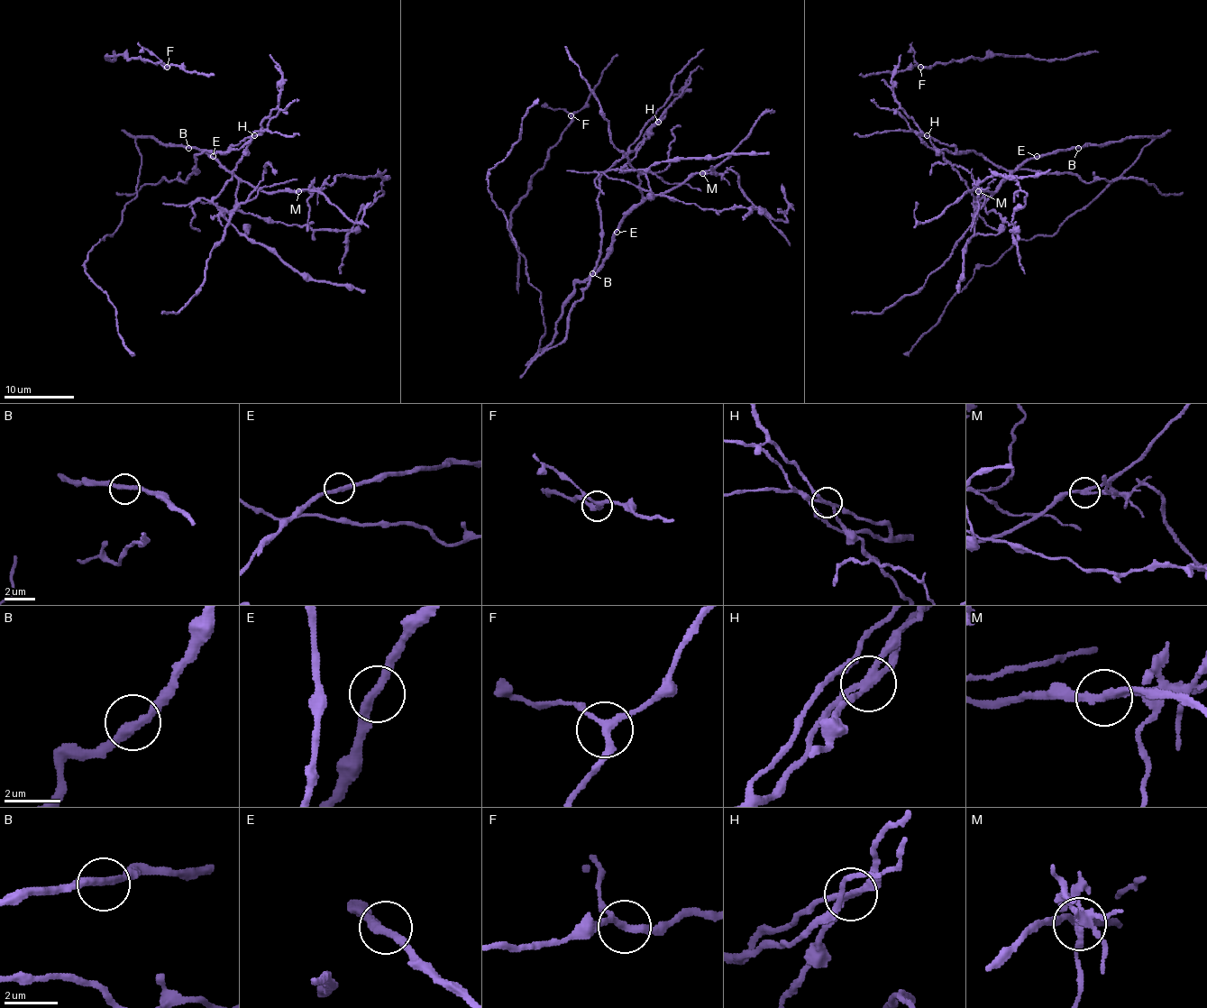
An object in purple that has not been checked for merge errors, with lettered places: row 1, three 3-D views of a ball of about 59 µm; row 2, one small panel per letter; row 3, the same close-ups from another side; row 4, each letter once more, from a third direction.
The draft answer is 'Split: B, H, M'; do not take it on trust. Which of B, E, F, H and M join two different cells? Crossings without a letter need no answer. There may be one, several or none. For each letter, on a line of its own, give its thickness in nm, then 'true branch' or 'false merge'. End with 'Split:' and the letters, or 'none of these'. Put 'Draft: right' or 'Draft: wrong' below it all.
B: 280 nm thick; true branch
E: 280 nm thick; true branch
F: 240 nm thick; true branch
H: 220 nm thick; false merge
M: 240 nm thick; false merge
Split: H, M
Draft: wrong

